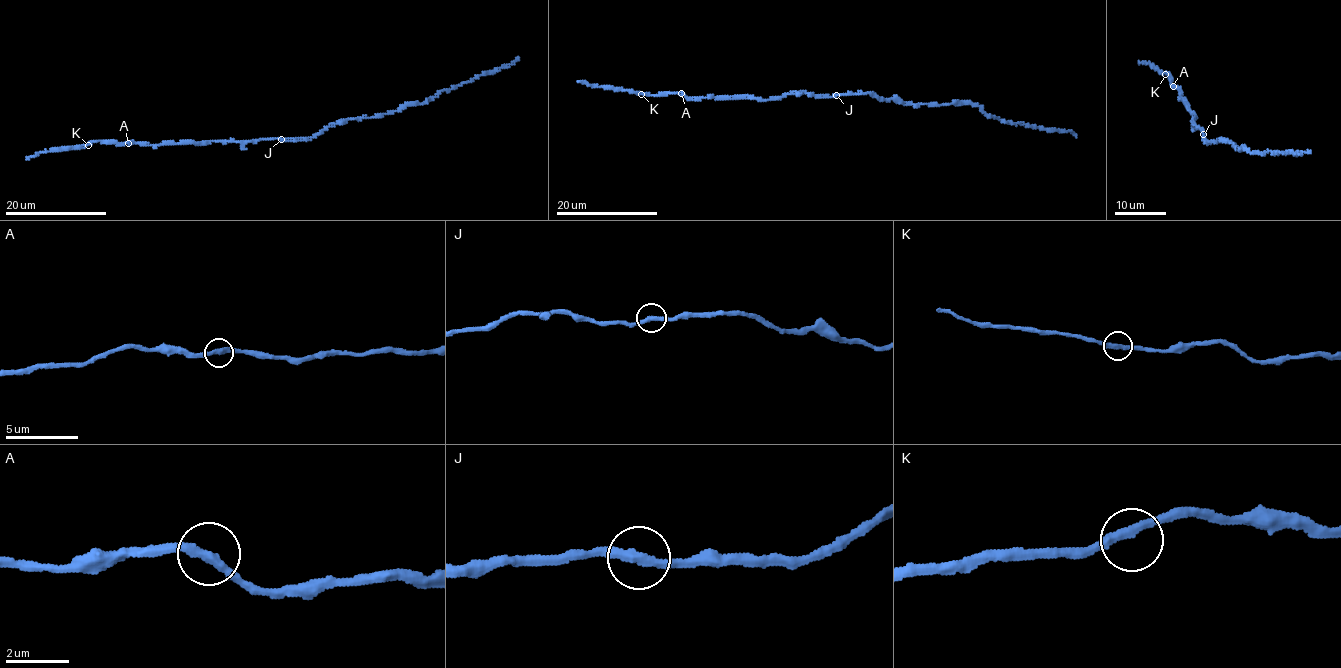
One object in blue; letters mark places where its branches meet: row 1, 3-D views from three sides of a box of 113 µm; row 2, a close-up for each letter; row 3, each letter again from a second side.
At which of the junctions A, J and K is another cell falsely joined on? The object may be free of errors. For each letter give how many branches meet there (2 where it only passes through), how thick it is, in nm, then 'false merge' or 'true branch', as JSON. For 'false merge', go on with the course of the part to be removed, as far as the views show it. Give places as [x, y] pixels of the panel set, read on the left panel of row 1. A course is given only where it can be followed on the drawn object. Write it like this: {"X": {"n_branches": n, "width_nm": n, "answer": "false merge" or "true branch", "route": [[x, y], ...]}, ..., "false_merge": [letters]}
{"A": {"n_branches": 2, "width_nm": 300, "answer": "true branch"}, "J": {"n_branches": 2, "width_nm": 300, "answer": "false merge", "route": [[281, 139], [314, 138], [329, 126], [384, 116], [408, 104], [421, 104], [441, 91], [510, 66], [519, 58]]}, "K": {"n_branches": 2, "width_nm": 300, "answer": "true branch"}, "false_merge": ["J"]}

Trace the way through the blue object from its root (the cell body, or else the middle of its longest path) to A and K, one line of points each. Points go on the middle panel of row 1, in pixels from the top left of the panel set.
A: (841, 95), (818, 97), (805, 93), (769, 99), (712, 96), (688, 100), (681, 93)
K: (841, 95), (818, 97), (805, 93), (769, 99), (712, 96), (688, 100), (676, 92), (641, 94)

